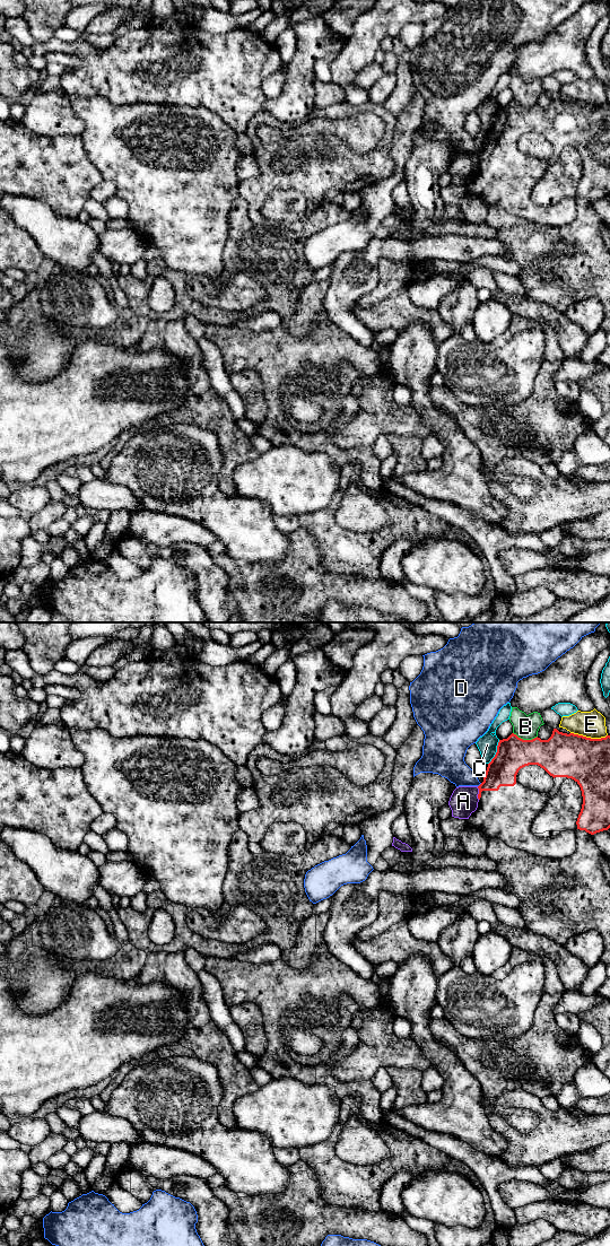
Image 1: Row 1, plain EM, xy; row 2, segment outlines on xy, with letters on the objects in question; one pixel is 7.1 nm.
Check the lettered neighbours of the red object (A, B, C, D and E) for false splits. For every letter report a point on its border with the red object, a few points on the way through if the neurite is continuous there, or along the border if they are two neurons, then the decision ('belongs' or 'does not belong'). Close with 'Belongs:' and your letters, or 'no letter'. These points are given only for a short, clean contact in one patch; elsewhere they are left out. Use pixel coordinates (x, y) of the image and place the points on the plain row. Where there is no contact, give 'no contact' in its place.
A: meets red in xy at (479, 160); border along xy (477, 154), (479, 166); does not belong
B: meets red in xy at (525, 107); does not belong
C: meets red in xy at (496, 120); does not belong
D: meets red in xy at (479, 153); does not belong
E: meets red in xy at (589, 105); does not belong
Belongs: no letter

